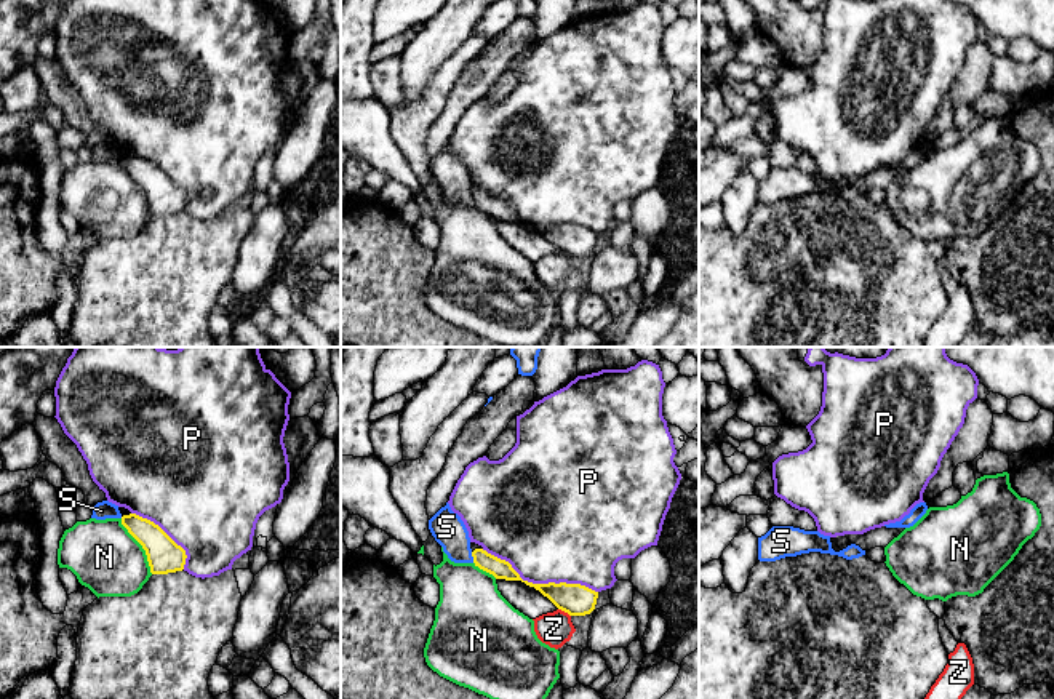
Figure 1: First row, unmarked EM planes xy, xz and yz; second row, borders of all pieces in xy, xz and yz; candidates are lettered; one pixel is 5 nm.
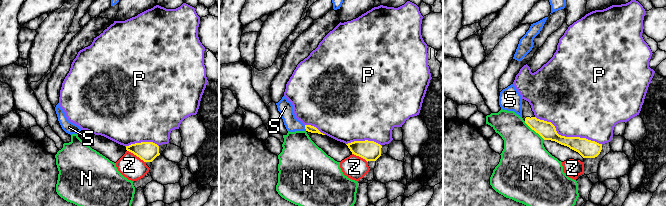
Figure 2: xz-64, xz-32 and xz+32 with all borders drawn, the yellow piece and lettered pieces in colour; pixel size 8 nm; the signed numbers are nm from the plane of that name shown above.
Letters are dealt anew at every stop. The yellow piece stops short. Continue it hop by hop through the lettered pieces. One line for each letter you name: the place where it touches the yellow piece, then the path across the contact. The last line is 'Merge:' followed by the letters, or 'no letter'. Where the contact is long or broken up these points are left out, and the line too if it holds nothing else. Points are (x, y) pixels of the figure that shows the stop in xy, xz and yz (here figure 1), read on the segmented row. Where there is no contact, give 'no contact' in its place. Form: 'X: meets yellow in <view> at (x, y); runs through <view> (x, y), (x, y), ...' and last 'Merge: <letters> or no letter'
Merge: no letter

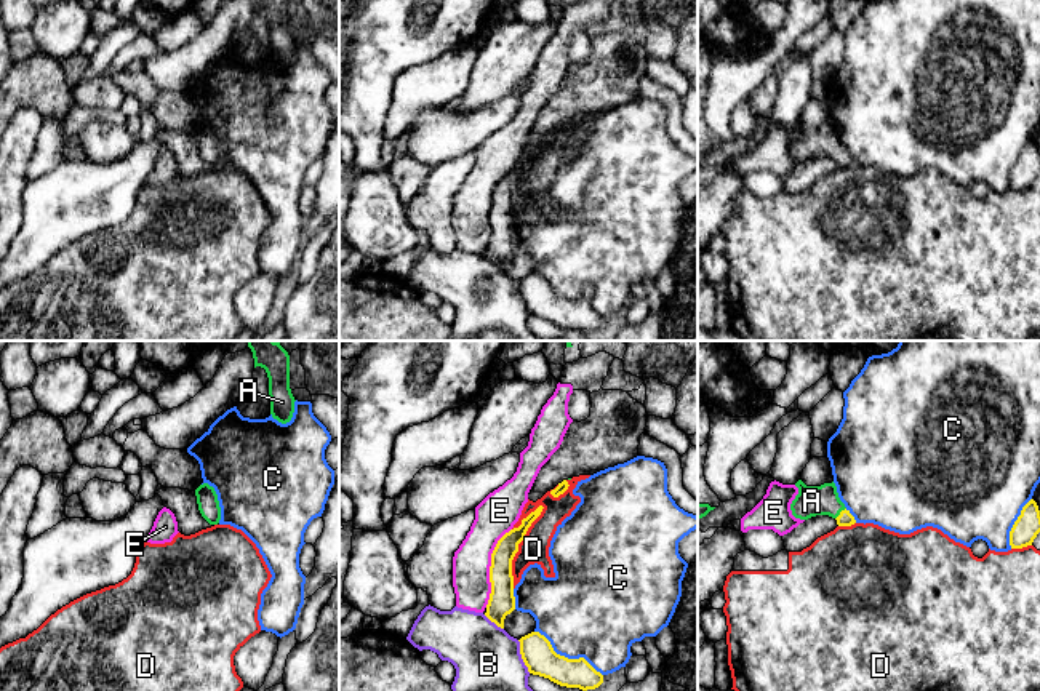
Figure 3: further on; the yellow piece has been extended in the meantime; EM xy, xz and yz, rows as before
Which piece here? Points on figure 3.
A: meets yellow in yz at (840, 514); runs through yz (845, 519), (840, 514), (826, 501), (812, 501)
Merge: A

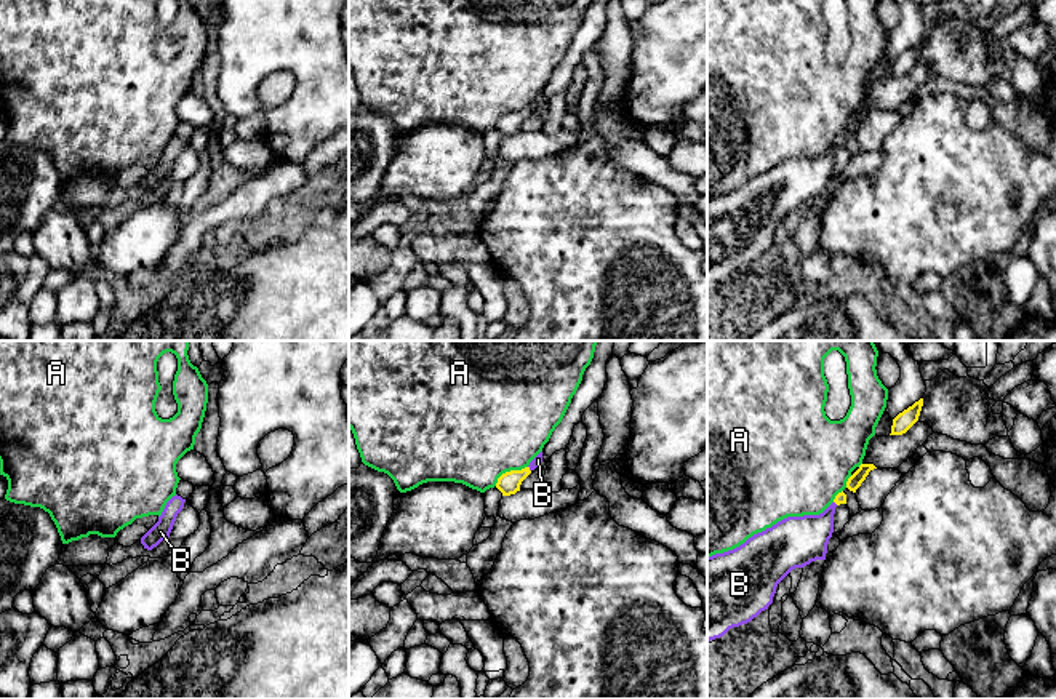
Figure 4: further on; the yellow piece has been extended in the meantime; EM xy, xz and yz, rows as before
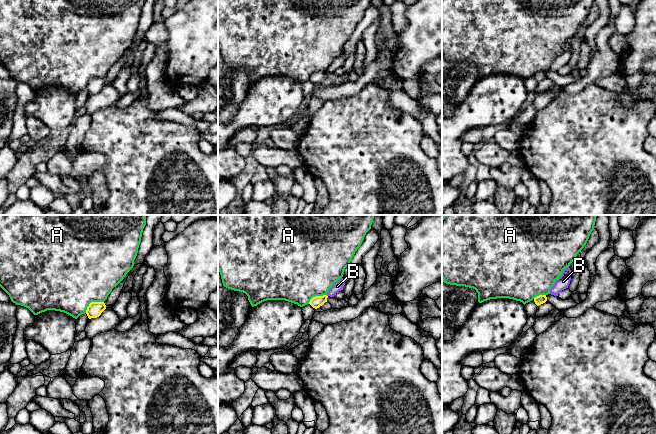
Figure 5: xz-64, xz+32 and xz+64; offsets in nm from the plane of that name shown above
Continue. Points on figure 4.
B: meets yellow in xz at (528, 469); runs through xz (508, 483), (528, 469), (538, 459)
Merge: B

